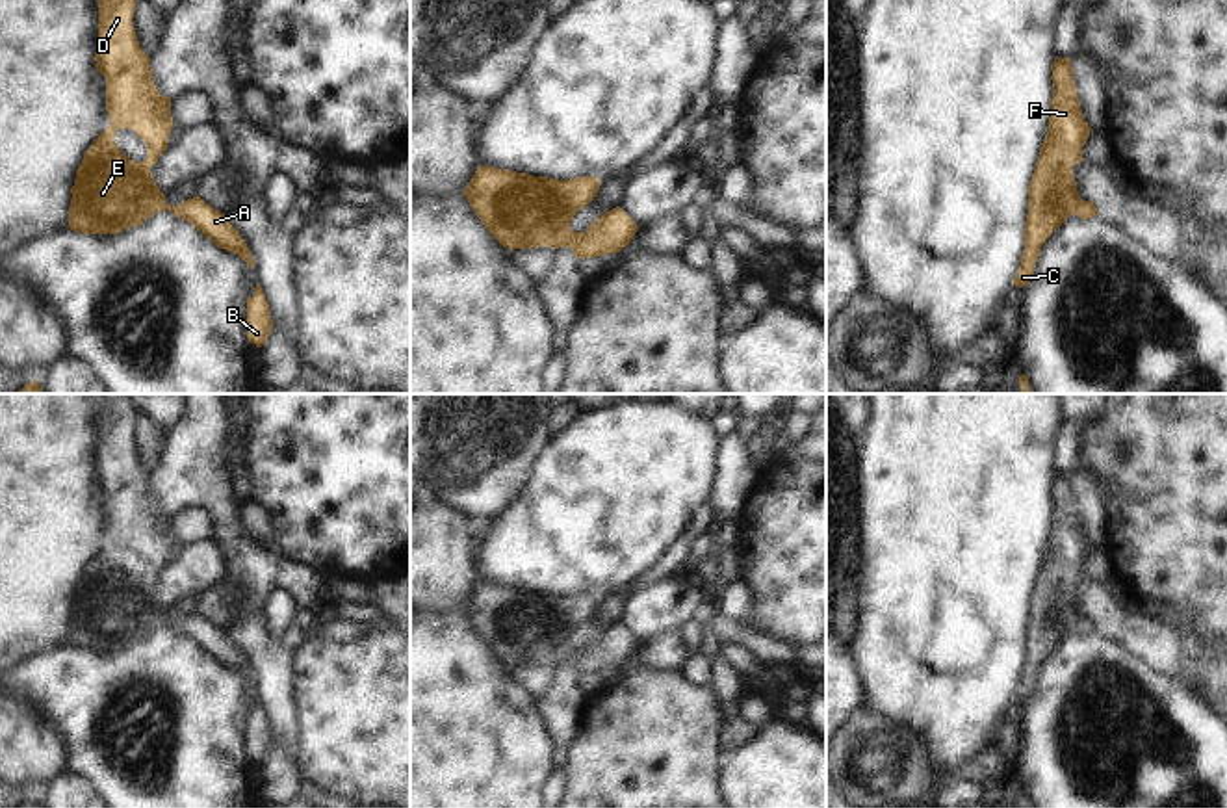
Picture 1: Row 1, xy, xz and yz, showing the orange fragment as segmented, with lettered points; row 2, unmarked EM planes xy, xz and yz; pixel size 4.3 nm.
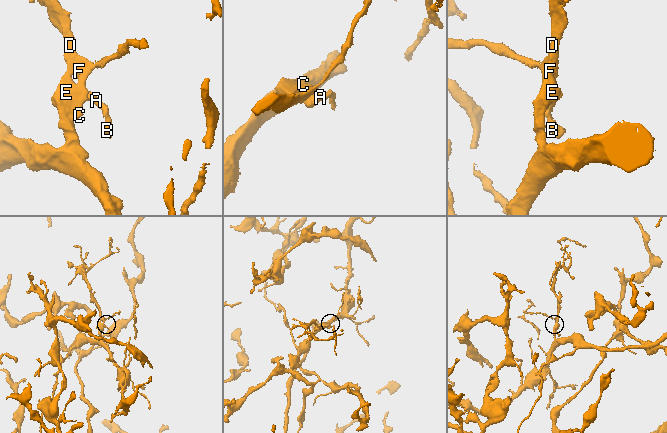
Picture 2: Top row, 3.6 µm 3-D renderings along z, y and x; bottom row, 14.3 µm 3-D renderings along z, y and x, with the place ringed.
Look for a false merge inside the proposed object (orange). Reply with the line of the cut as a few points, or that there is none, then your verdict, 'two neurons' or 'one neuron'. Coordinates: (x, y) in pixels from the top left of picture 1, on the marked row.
cut none; one neuron

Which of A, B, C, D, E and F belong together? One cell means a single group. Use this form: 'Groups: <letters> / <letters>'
Groups: A B C D E F.

